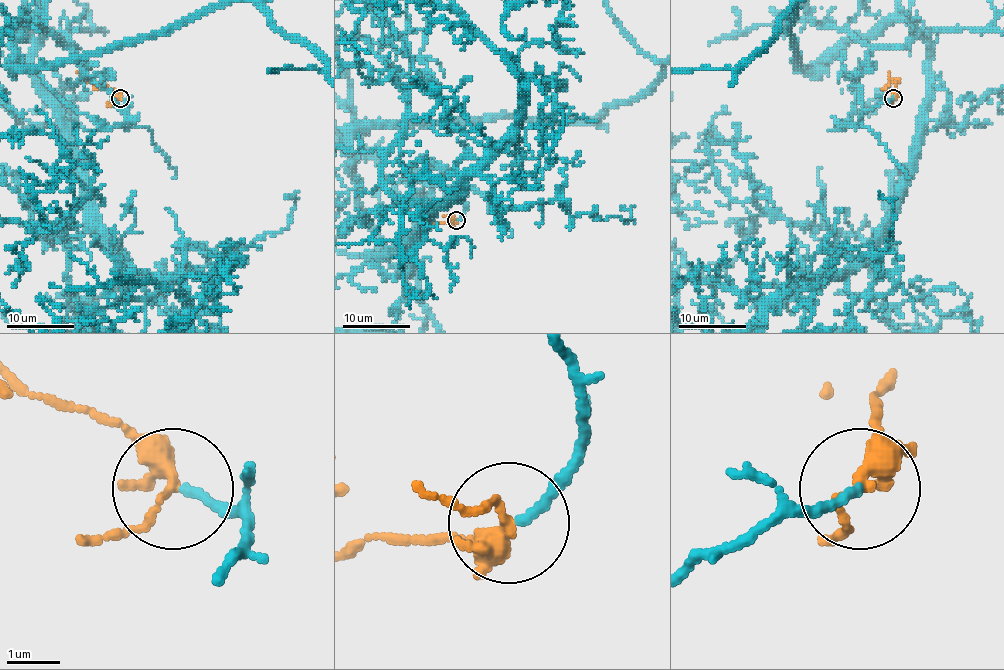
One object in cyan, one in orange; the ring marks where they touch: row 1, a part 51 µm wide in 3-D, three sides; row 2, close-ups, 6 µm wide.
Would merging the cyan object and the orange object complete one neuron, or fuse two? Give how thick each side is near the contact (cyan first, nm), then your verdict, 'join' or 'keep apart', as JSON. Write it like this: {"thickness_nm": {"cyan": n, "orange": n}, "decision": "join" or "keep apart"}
{"thickness_nm": {"cyan": 160, "orange": 240}, "decision": "join"}

